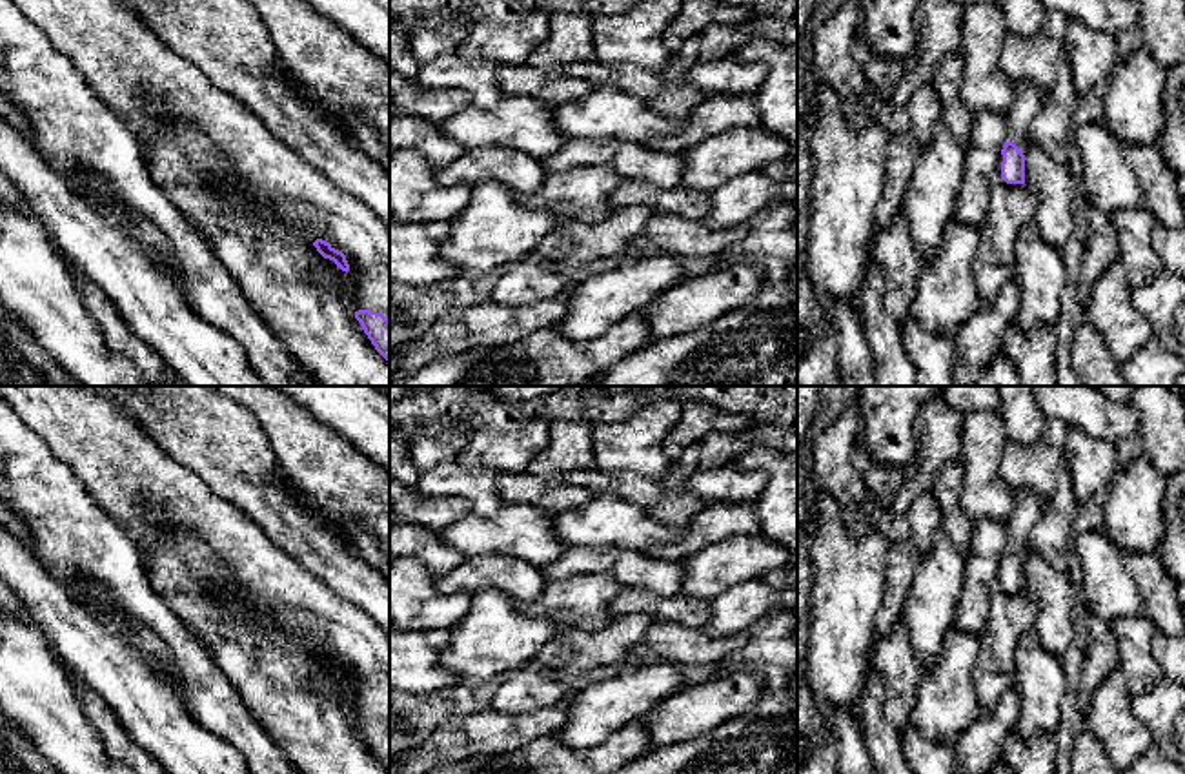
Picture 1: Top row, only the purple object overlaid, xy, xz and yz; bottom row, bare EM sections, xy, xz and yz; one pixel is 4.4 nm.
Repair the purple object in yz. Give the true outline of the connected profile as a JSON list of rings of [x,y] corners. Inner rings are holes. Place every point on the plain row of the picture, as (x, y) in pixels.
[[[1027,490],[1014,492],[1014,510],[1007,519],[1007,548],[999,563],[999,585],[1007,592],[1025,592],[1023,555],[1030,550],[1030,532],[1041,514],[1041,499]]]

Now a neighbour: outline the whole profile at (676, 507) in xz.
[[[699,443],[688,446],[661,477],[664,486],[659,503],[648,514],[670,526],[686,526],[688,521],[708,506],[703,499],[688,492],[686,481],[699,470]]]

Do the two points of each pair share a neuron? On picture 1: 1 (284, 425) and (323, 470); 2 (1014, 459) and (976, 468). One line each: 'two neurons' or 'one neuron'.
1: one neuron
2: two neurons

